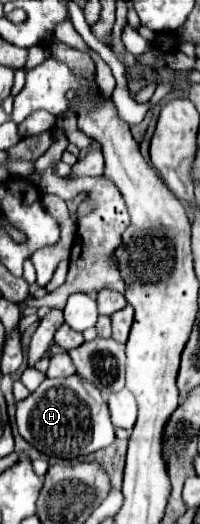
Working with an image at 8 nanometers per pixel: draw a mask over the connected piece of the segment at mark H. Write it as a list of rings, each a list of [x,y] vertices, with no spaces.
[[[80,376],[46,378],[36,392],[16,406],[18,432],[36,450],[54,458],[78,458],[114,442],[114,426],[110,420],[108,404],[90,382]]]

